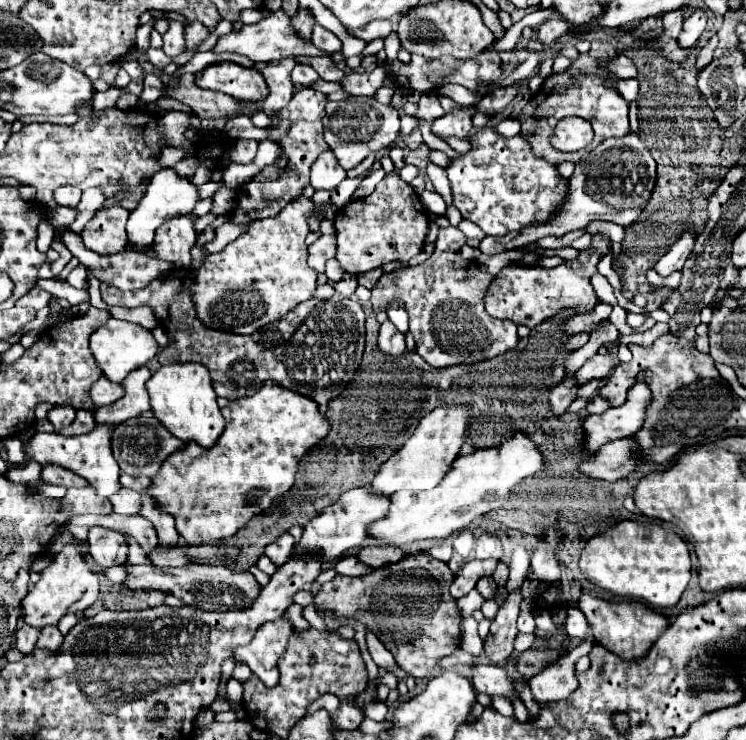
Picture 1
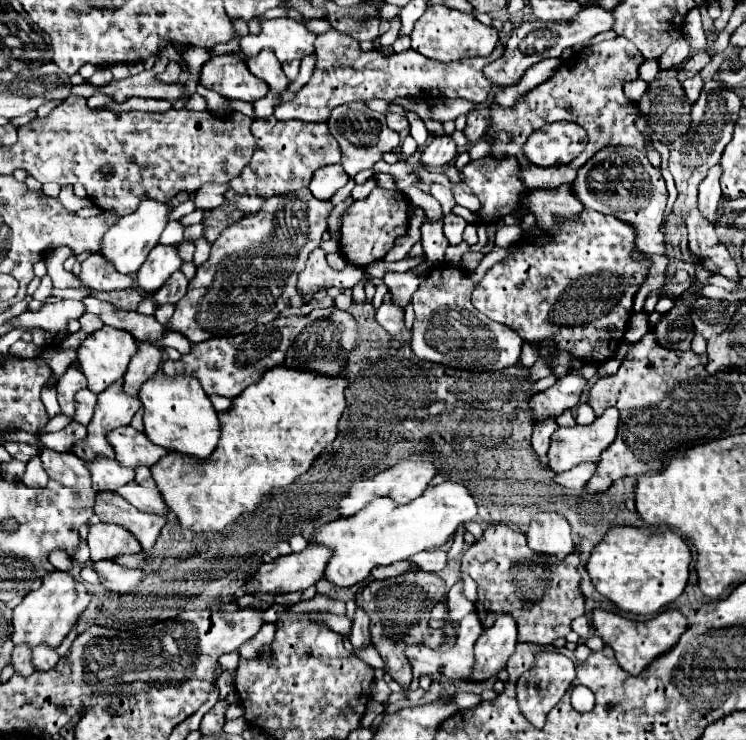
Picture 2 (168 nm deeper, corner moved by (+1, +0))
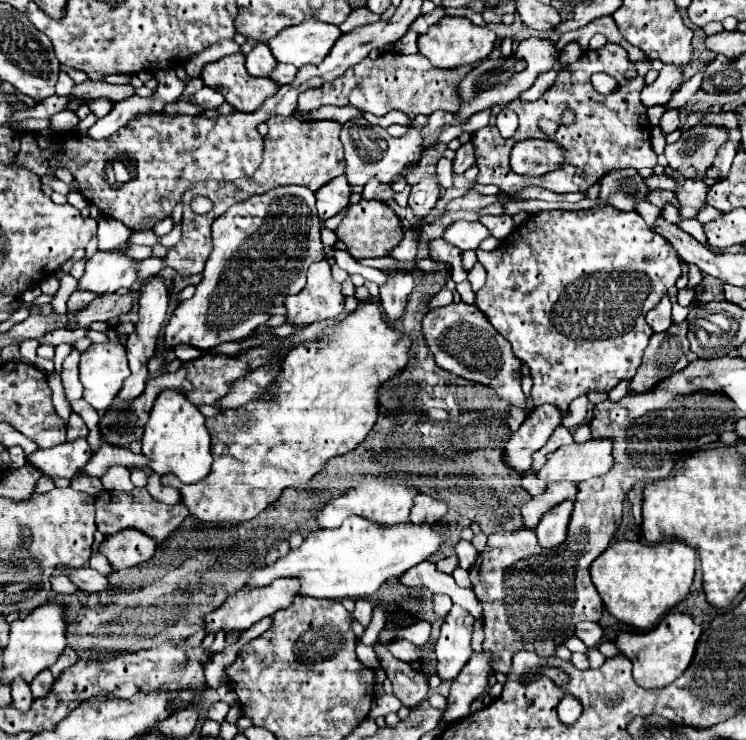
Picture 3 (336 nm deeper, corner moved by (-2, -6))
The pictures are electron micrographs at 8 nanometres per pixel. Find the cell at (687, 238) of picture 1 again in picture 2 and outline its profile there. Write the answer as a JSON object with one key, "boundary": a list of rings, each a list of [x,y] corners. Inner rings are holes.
{"boundary":[[[713,166],[707,174],[707,178],[699,184],[699,212],[703,218],[709,222],[715,222],[715,212],[717,212],[717,202],[721,198],[721,188],[719,188],[719,178],[721,178],[721,166]]]}

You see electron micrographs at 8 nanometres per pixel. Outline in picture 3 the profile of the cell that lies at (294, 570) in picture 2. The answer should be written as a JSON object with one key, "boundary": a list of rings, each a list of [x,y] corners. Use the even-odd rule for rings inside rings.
{"boundary":[[[290,578],[290,580],[274,580],[266,588],[240,588],[236,594],[228,596],[220,608],[216,608],[214,612],[210,612],[204,618],[206,634],[218,634],[220,630],[224,634],[228,634],[228,632],[244,632],[252,624],[256,624],[258,620],[262,620],[266,616],[272,616],[276,610],[288,608],[288,604],[292,604],[292,600],[296,598],[298,588],[300,588],[300,584],[294,578]]]}

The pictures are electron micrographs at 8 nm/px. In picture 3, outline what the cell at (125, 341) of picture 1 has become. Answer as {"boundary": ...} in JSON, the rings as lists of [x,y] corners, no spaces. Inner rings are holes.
{"boundary":[[[110,330],[108,332],[108,342],[106,344],[92,344],[86,352],[80,354],[80,382],[84,386],[84,400],[98,412],[106,412],[112,404],[112,400],[118,396],[124,380],[130,376],[128,360],[126,360],[126,350],[124,344],[118,336],[118,332]]]}

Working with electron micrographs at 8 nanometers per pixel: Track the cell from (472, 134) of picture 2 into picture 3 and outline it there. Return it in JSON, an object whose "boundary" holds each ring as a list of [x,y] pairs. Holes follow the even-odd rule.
{"boundary":[[[470,142],[462,144],[462,148],[456,150],[456,158],[454,158],[452,164],[454,164],[454,168],[452,168],[454,174],[462,174],[474,164],[474,148],[472,148]]]}

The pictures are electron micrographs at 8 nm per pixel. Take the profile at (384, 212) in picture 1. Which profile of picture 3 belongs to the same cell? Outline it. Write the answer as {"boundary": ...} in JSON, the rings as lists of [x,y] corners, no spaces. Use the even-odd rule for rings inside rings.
{"boundary":[[[362,200],[358,204],[352,204],[334,234],[350,248],[350,254],[356,260],[386,256],[404,236],[398,216],[384,202],[378,200]]]}

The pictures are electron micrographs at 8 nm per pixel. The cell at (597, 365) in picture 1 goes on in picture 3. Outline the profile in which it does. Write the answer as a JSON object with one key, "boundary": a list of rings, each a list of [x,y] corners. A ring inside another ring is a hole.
{"boundary":[[[544,404],[530,412],[530,416],[522,422],[520,430],[512,434],[512,438],[504,444],[502,460],[516,472],[526,472],[532,464],[532,454],[540,450],[556,426],[560,426],[562,416],[558,408]]]}

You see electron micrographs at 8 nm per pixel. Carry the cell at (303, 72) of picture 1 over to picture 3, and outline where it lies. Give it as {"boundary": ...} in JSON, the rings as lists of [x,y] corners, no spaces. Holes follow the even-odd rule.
{"boundary":[[[276,64],[270,78],[276,84],[290,84],[294,80],[294,76],[296,76],[296,66],[292,66],[292,64]]]}

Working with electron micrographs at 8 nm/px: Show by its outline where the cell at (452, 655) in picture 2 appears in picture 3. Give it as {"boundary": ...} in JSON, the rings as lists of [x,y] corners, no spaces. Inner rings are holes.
{"boundary":[[[396,640],[388,646],[390,654],[402,662],[418,662],[418,652],[416,652],[416,646],[408,640]]]}

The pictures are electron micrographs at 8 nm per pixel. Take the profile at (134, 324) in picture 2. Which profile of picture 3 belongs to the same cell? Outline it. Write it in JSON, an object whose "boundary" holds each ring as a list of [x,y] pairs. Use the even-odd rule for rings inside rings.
{"boundary":[[[178,344],[174,347],[174,352],[180,362],[196,360],[196,358],[200,358],[200,356],[204,354],[204,352],[200,352],[198,348],[194,348],[194,346],[188,346],[188,344]]]}

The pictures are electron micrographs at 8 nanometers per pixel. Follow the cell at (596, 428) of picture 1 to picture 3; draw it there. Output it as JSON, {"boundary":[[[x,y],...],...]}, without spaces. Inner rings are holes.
{"boundary":[[[588,440],[562,446],[546,456],[546,464],[538,470],[538,478],[546,482],[568,480],[582,482],[594,476],[604,476],[612,468],[612,442],[610,440]]]}

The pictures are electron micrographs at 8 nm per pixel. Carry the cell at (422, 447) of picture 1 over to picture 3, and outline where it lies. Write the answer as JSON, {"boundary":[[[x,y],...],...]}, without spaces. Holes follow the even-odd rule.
{"boundary":[[[384,482],[360,484],[358,488],[352,488],[346,494],[342,494],[340,498],[330,500],[322,508],[322,512],[316,516],[316,522],[318,522],[318,528],[322,528],[322,530],[338,528],[344,522],[344,518],[348,518],[348,516],[364,516],[364,518],[374,520],[378,524],[408,522],[412,500],[414,500],[416,494],[418,494],[416,488],[410,488],[410,486],[404,486],[404,484],[384,484]]]}

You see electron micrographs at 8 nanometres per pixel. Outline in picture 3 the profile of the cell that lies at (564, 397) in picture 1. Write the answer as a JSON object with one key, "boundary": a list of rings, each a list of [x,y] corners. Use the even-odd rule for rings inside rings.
{"boundary":[[[528,474],[522,478],[522,488],[530,494],[530,496],[538,496],[542,492],[546,492],[546,482],[544,480],[538,480],[536,474]]]}

